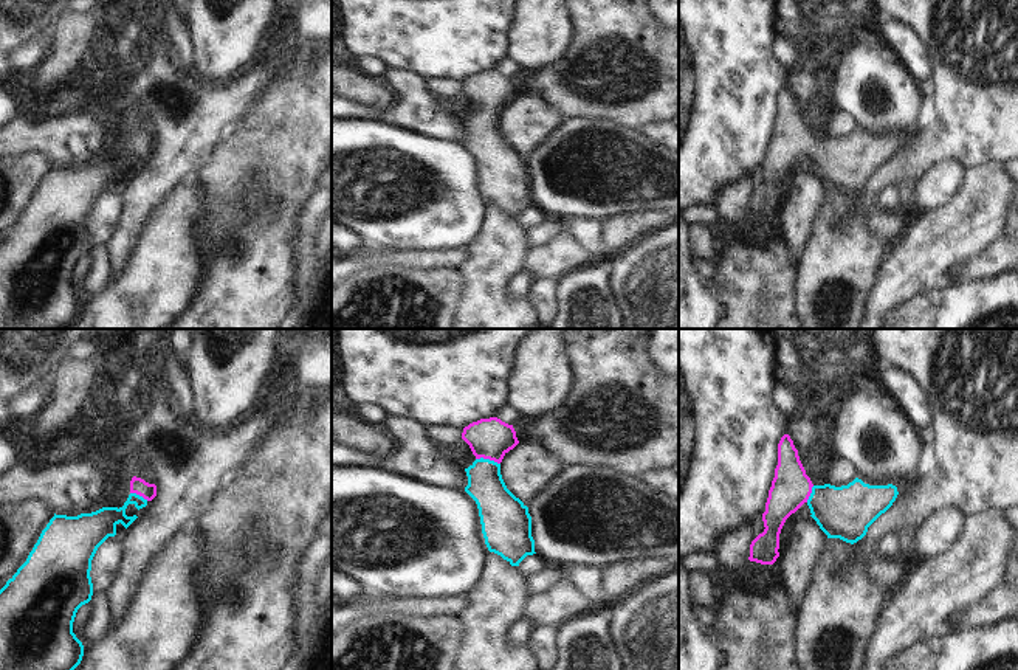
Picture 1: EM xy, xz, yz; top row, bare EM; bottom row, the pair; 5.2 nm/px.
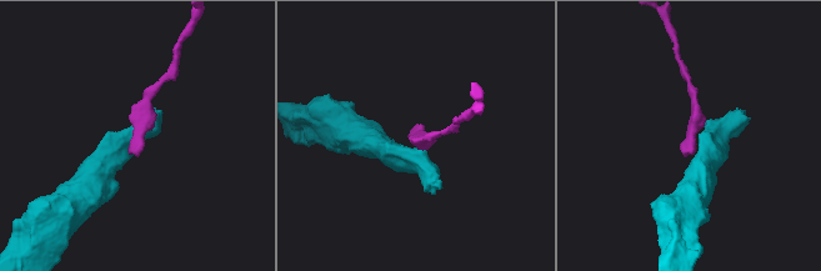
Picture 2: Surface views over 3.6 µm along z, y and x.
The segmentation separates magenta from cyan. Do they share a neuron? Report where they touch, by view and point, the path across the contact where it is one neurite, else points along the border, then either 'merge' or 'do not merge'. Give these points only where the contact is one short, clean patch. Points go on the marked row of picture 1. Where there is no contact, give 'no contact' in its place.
xz (488, 458) | across xz (490, 438), (488, 458), (488, 490), (496, 504) | merge

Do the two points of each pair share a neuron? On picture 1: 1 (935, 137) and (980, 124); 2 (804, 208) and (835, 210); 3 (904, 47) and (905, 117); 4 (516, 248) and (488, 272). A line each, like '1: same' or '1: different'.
1: same
2: different
3: different
4: same

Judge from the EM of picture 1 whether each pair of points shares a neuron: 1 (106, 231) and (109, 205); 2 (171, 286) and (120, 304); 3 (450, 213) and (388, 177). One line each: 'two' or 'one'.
1: one
2: one
3: one

